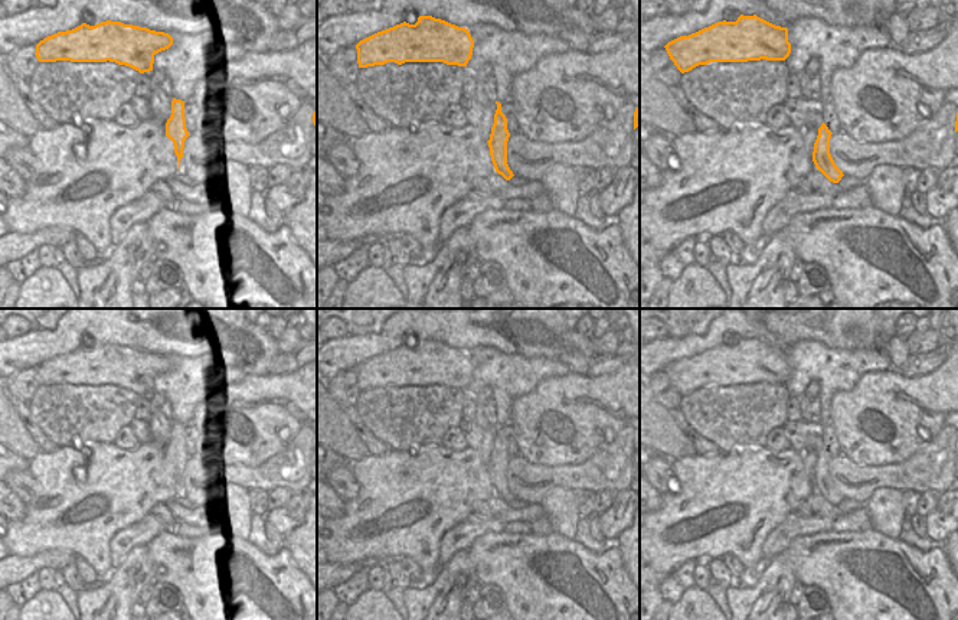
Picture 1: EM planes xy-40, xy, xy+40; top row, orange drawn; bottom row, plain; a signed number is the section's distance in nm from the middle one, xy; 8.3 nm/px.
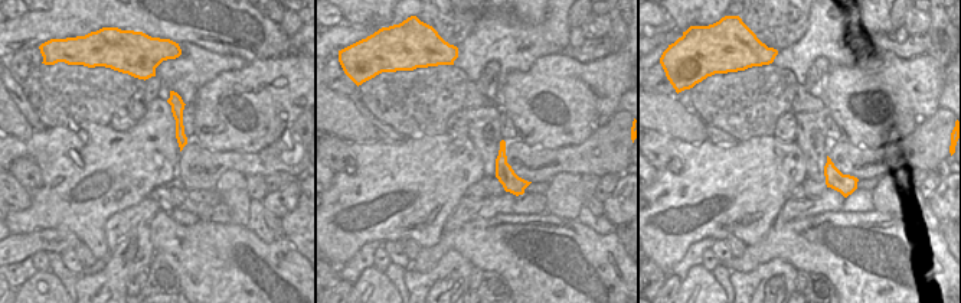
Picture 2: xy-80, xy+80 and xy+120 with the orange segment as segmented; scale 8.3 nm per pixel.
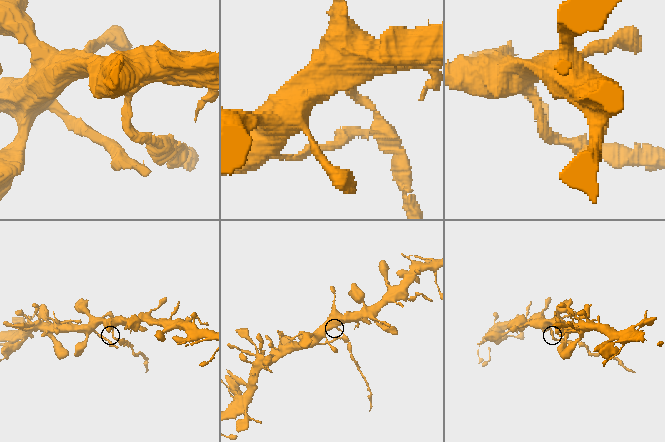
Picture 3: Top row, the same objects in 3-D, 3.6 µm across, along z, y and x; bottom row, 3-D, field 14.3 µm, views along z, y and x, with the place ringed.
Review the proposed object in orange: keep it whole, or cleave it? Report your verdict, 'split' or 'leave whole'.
split

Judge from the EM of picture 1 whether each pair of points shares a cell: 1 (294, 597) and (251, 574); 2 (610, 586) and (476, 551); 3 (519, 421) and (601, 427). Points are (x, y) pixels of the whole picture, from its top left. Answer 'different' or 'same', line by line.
1: same
2: same
3: same

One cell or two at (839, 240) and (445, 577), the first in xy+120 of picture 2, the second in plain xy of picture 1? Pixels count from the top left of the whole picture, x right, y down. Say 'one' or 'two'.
two

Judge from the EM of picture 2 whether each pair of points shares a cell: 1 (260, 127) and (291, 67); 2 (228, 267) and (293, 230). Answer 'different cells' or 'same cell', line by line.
1: same cell
2: different cells

